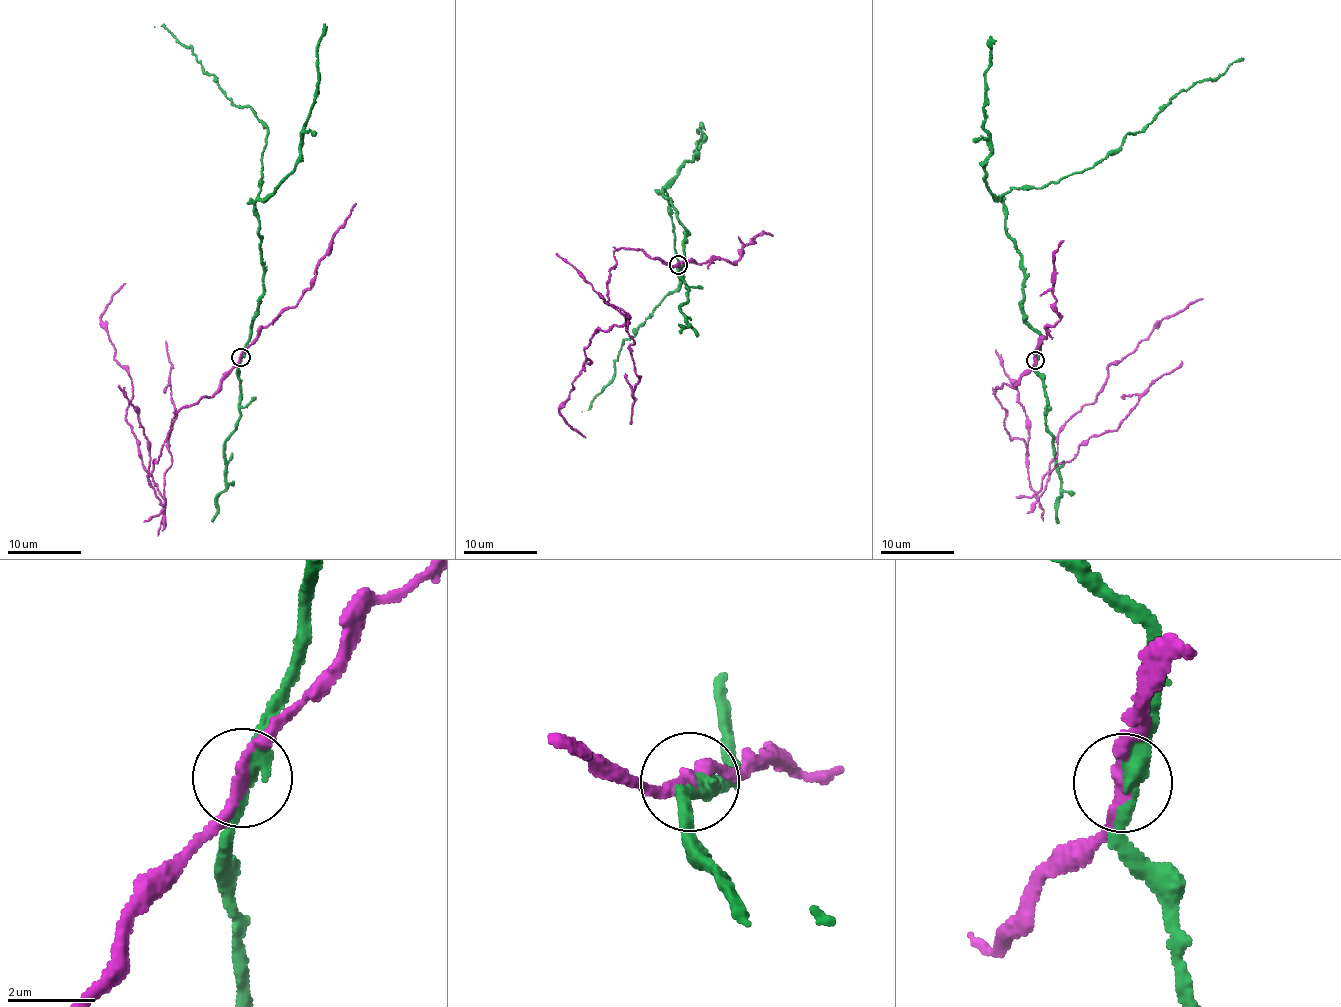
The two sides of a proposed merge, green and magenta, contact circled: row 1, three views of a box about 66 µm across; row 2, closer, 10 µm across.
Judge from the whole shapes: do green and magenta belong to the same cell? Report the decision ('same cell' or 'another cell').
another cell

